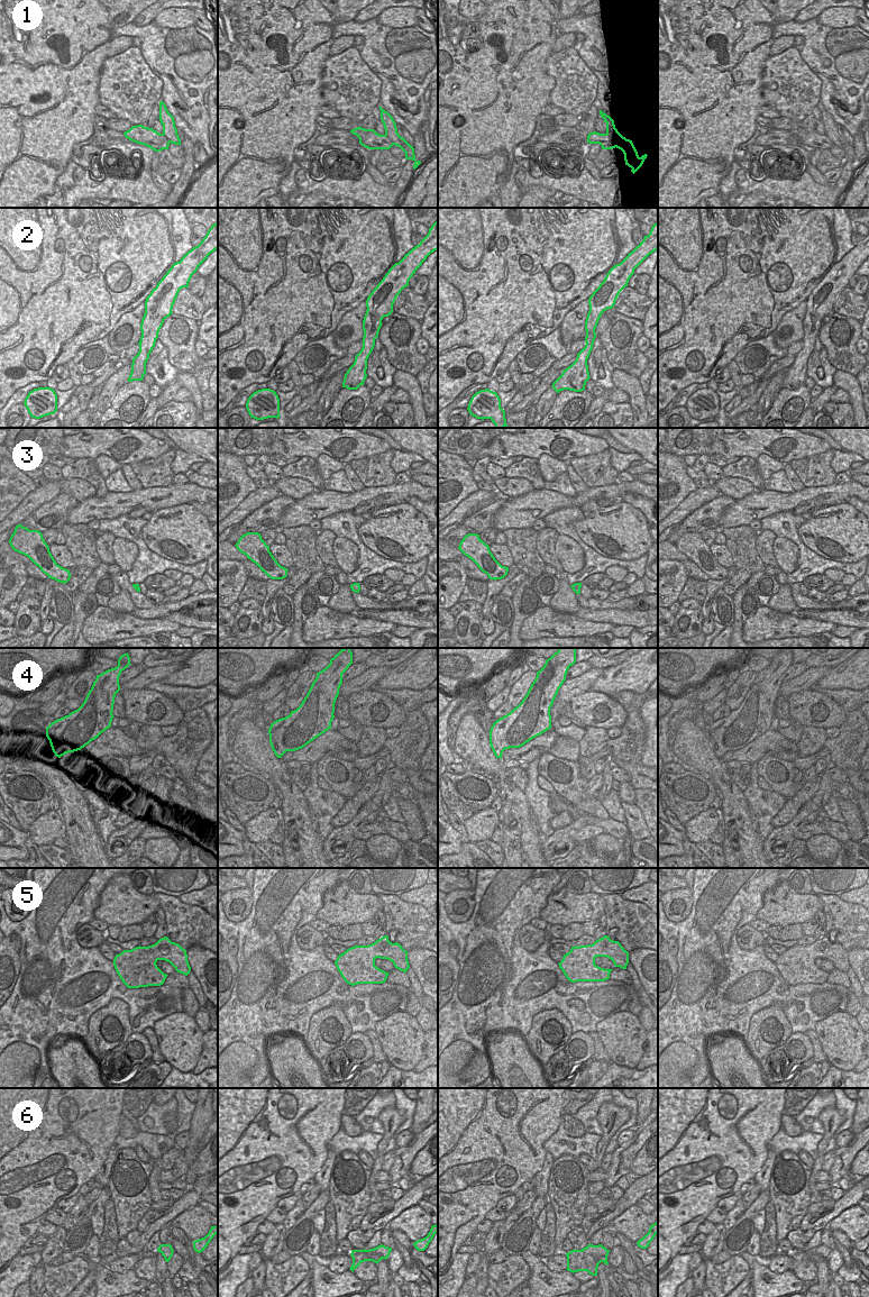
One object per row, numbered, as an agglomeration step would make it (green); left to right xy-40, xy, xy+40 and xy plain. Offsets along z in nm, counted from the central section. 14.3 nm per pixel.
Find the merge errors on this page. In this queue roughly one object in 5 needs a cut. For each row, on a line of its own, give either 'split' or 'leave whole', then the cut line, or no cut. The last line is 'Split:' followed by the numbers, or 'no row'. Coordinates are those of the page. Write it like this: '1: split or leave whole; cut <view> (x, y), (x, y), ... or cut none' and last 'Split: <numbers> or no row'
1: split; cut xy+40 (606, 133), (616, 146)
2: leave whole; cut none
3: leave whole; cut none
4: leave whole; cut none
5: leave whole; cut none
6: leave whole; cut none
Split: 1

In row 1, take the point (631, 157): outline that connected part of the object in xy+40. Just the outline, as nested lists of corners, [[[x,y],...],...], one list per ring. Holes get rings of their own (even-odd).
[[[600,110],[600,115],[606,124],[606,134],[613,139],[616,148],[623,152],[625,165],[631,167],[631,172],[634,174],[642,166],[648,155],[644,154],[640,157],[632,140],[626,139],[618,131],[614,120],[602,110]]]

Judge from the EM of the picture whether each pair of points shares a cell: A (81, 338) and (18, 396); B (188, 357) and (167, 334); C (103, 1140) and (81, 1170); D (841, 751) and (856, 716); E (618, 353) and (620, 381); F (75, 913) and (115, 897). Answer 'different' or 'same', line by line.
A: different
B: same
C: same
D: same
E: different
F: different

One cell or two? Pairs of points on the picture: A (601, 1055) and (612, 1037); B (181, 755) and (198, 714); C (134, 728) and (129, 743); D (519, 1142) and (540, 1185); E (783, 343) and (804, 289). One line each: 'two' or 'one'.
A: two
B: one
C: two
D: two
E: two

